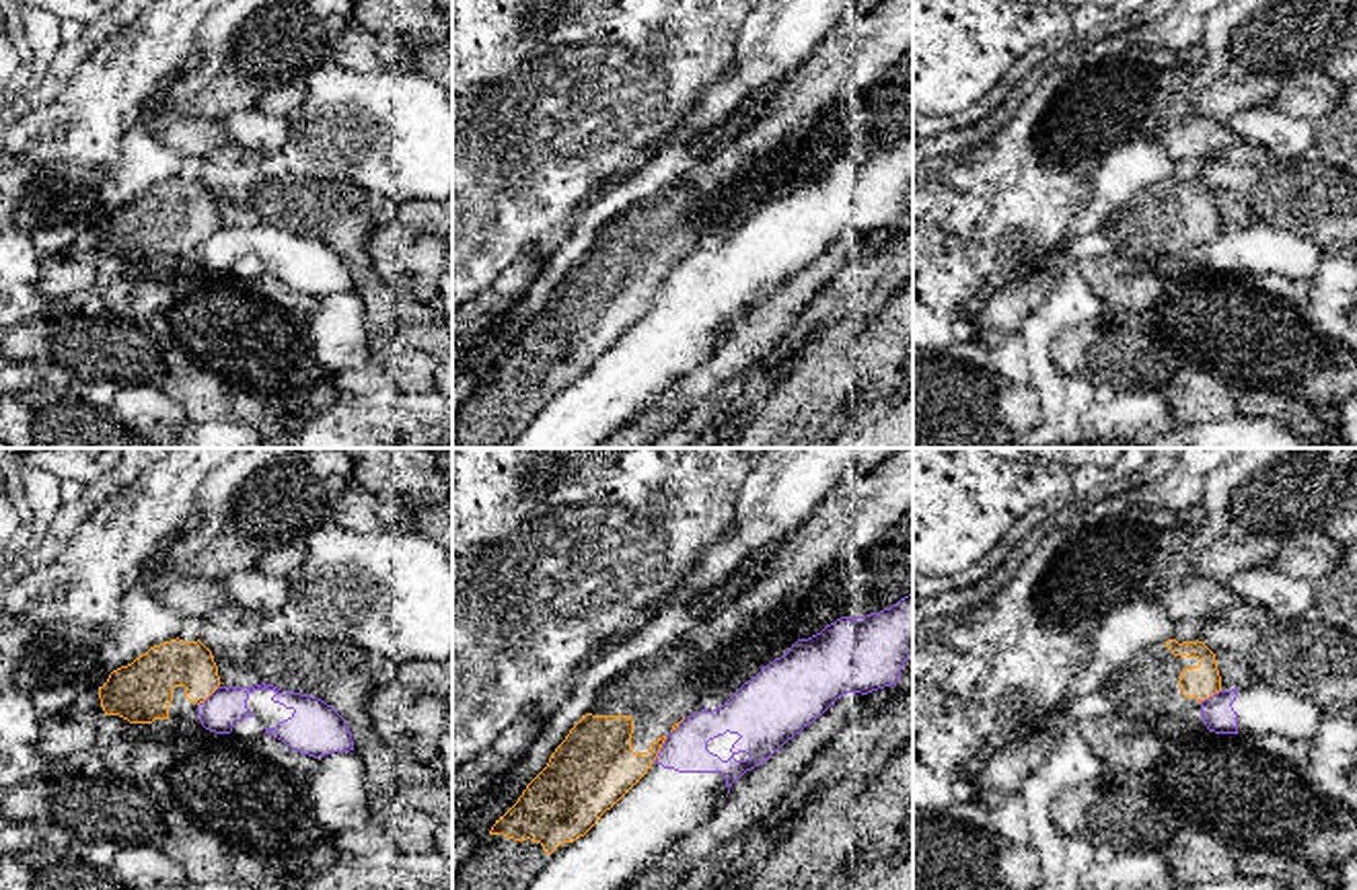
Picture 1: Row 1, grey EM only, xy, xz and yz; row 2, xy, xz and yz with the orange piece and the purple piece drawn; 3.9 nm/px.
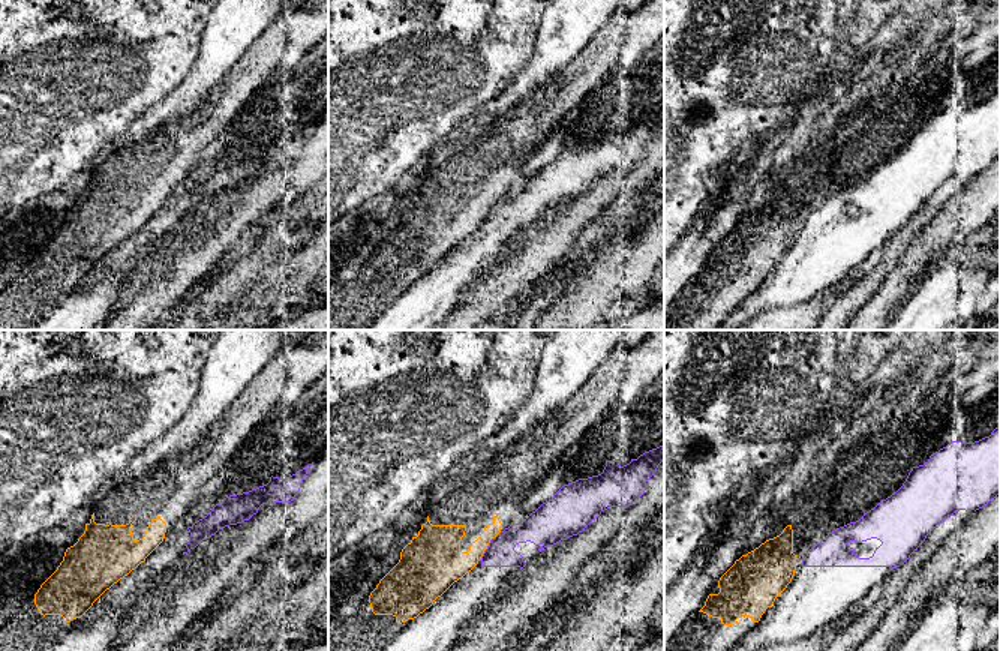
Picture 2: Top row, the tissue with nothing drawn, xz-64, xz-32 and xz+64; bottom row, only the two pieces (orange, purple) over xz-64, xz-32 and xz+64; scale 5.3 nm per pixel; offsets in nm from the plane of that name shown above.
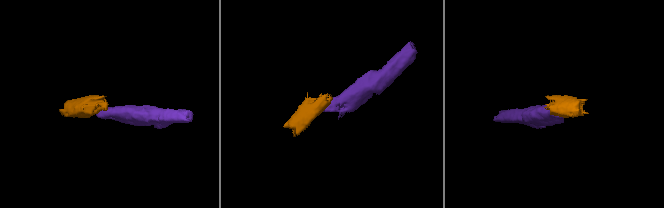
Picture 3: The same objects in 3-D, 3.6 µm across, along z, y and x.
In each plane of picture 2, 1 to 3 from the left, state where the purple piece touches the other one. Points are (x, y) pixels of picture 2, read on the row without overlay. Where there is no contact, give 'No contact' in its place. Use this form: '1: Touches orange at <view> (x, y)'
1: No contact
2: Touches orange at xz-32 (488, 209)
3: No contact

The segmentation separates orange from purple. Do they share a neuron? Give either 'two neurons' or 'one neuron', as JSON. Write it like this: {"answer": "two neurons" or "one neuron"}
{"answer": "two neurons"}

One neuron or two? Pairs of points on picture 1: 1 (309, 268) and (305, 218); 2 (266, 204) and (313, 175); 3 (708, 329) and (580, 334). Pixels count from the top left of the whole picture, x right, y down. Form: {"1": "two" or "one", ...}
{"1": "two", "2": "one", "3": "two"}

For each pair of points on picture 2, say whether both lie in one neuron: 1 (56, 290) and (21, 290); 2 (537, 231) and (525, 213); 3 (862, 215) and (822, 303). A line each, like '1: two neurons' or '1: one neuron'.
1: one neuron
2: two neurons
3: two neurons

